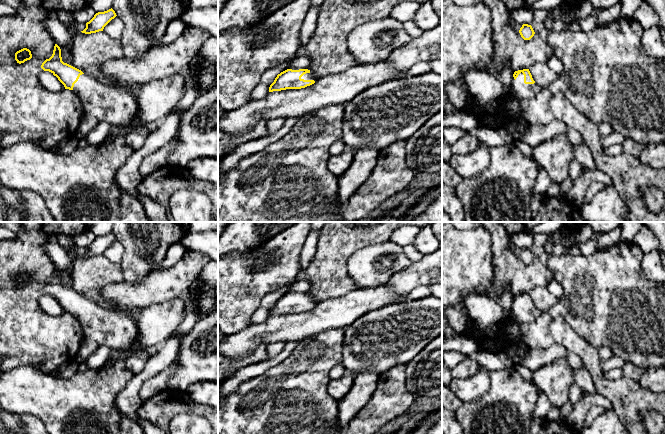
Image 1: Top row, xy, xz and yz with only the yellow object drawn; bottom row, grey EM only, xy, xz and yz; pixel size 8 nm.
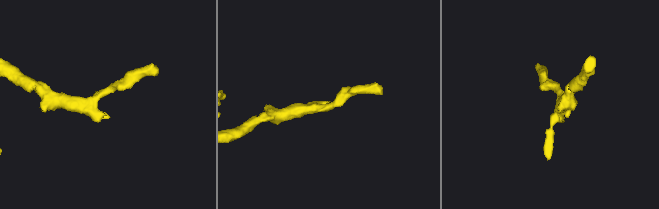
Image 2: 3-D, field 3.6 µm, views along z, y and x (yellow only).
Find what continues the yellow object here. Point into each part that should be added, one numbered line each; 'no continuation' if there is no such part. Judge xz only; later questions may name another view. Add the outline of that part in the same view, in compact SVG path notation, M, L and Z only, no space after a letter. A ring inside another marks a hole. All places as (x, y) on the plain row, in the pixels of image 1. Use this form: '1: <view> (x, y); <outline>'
1: xz (308, 300); M312 296L306 297L301 301L301 303L304 303L304 304L314 304L314 305L318 304L318 302L319 301L313 298Z

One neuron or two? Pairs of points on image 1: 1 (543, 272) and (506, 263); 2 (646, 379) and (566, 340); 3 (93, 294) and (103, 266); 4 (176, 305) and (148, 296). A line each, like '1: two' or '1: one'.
1: one
2: two
3: one
4: two

